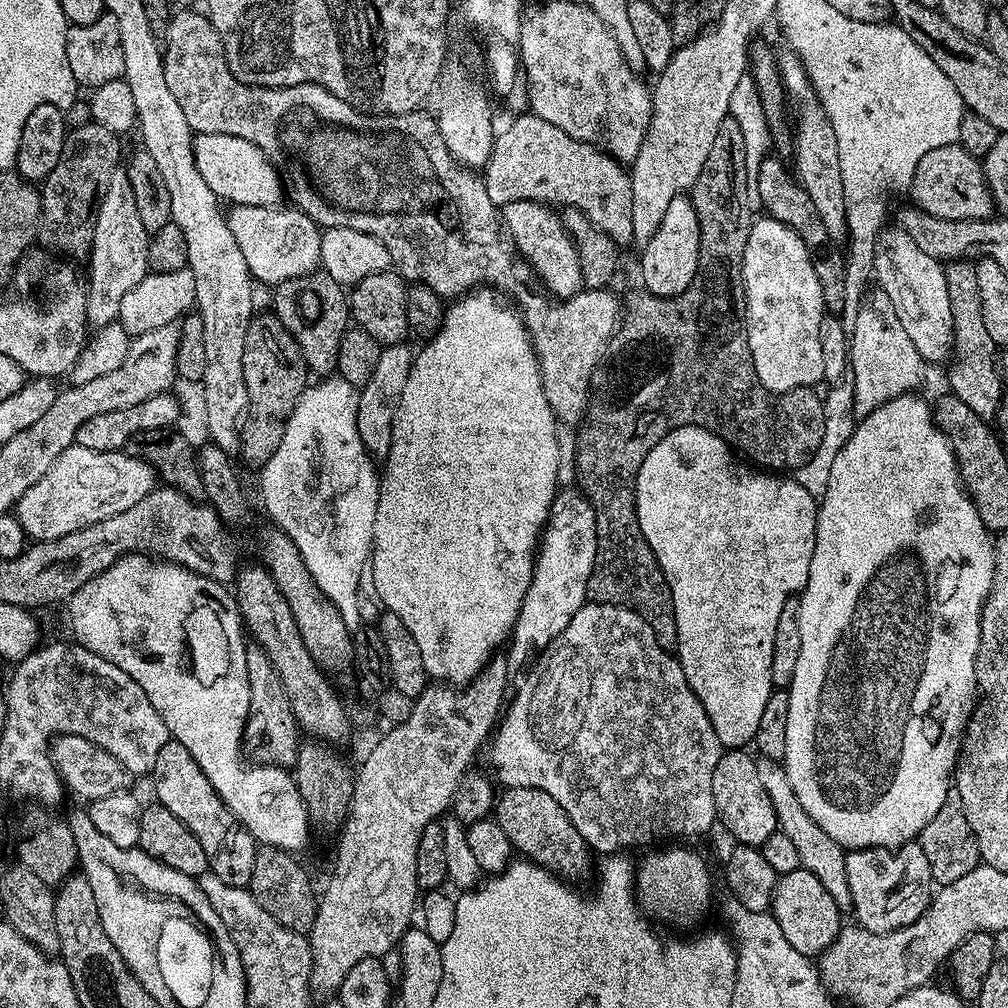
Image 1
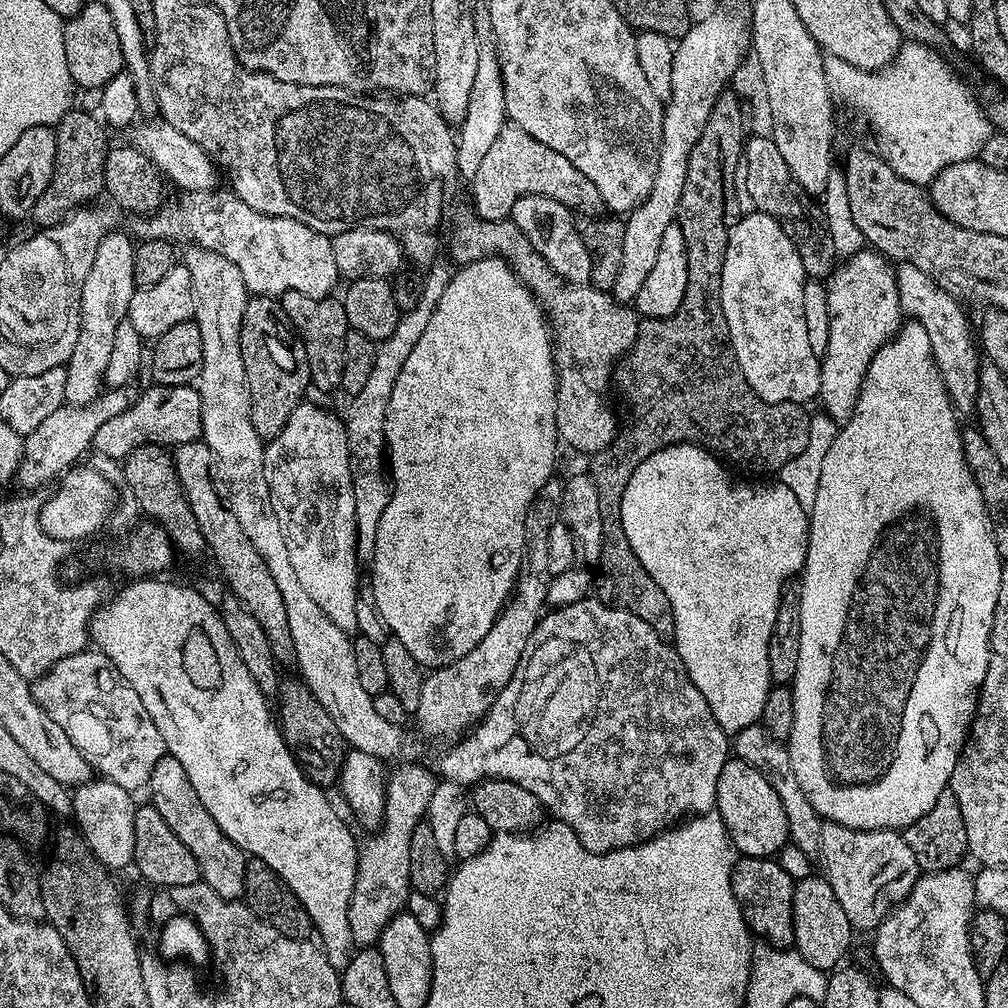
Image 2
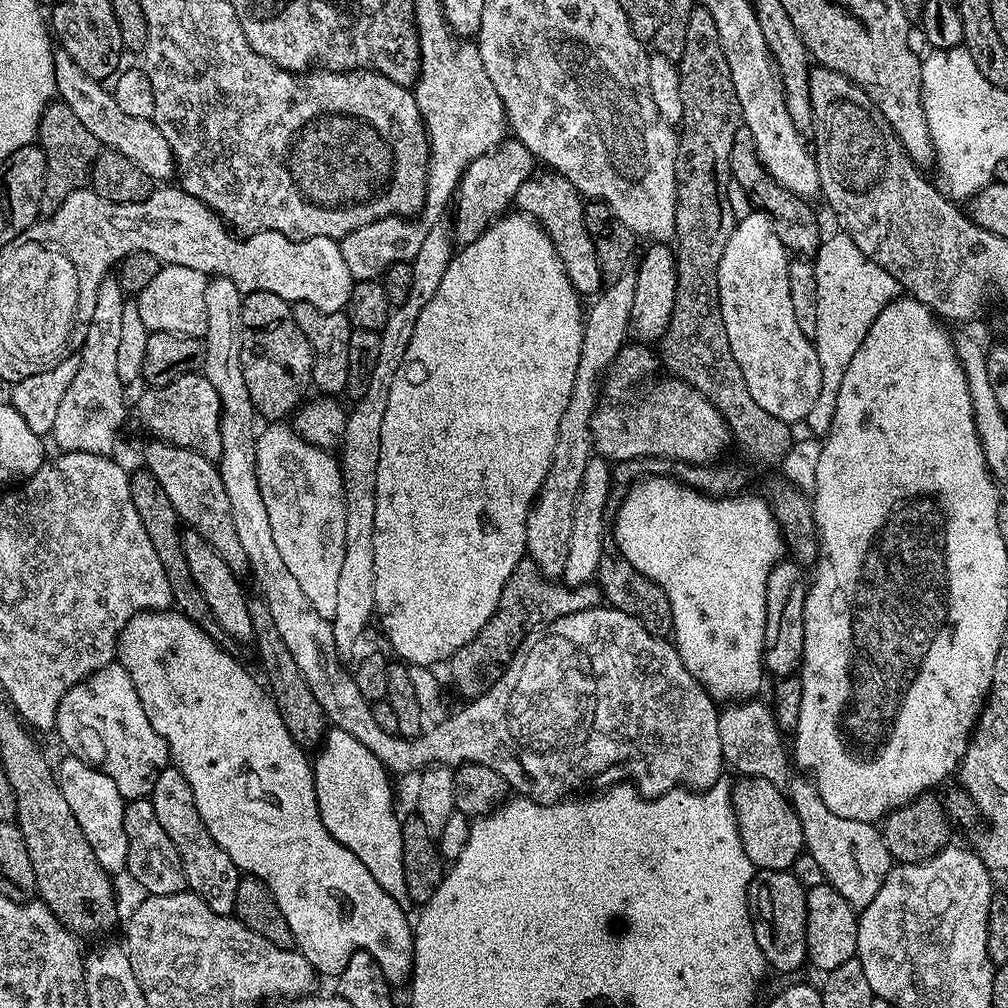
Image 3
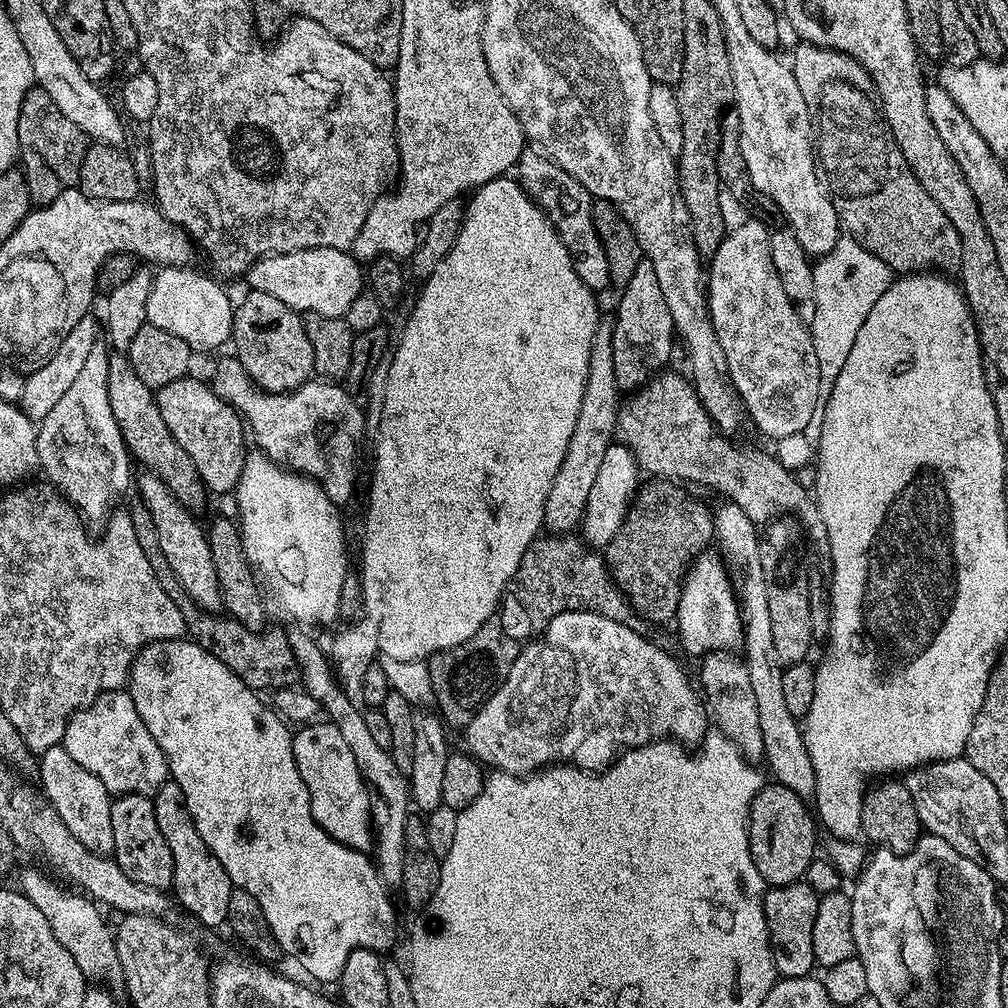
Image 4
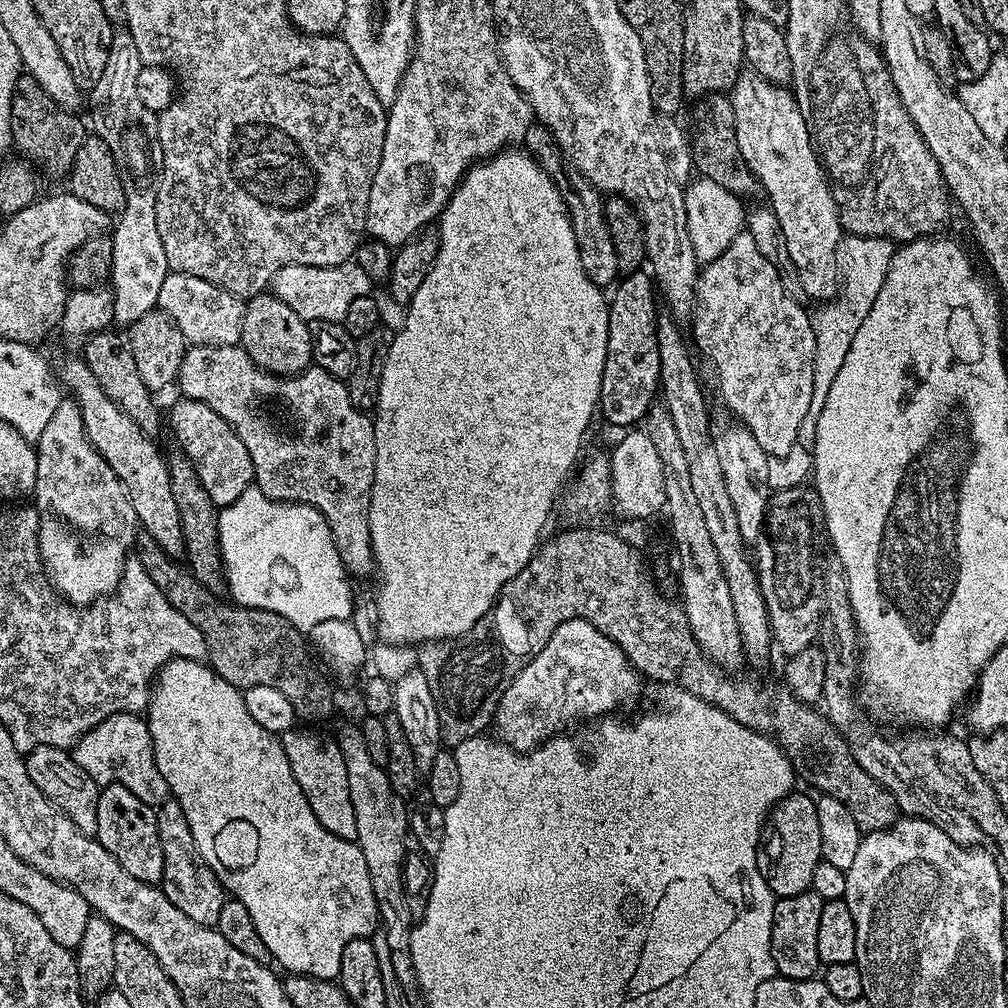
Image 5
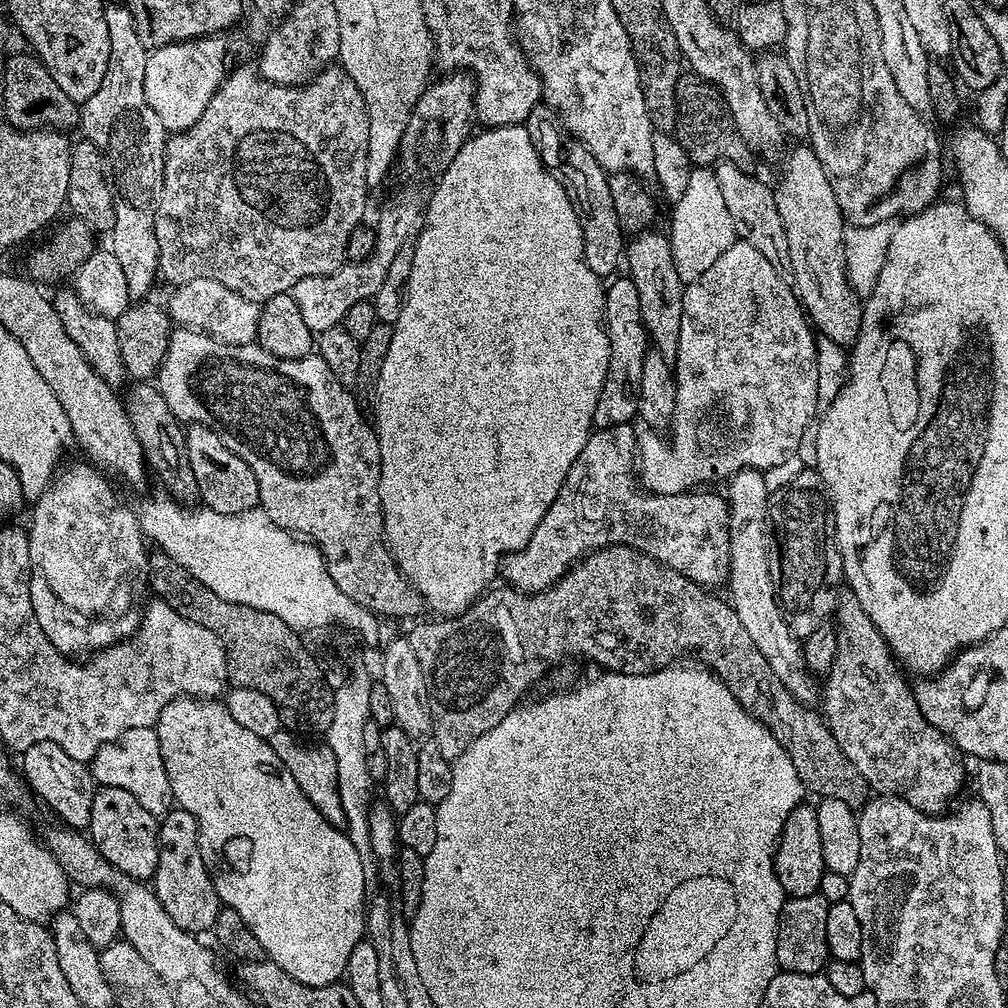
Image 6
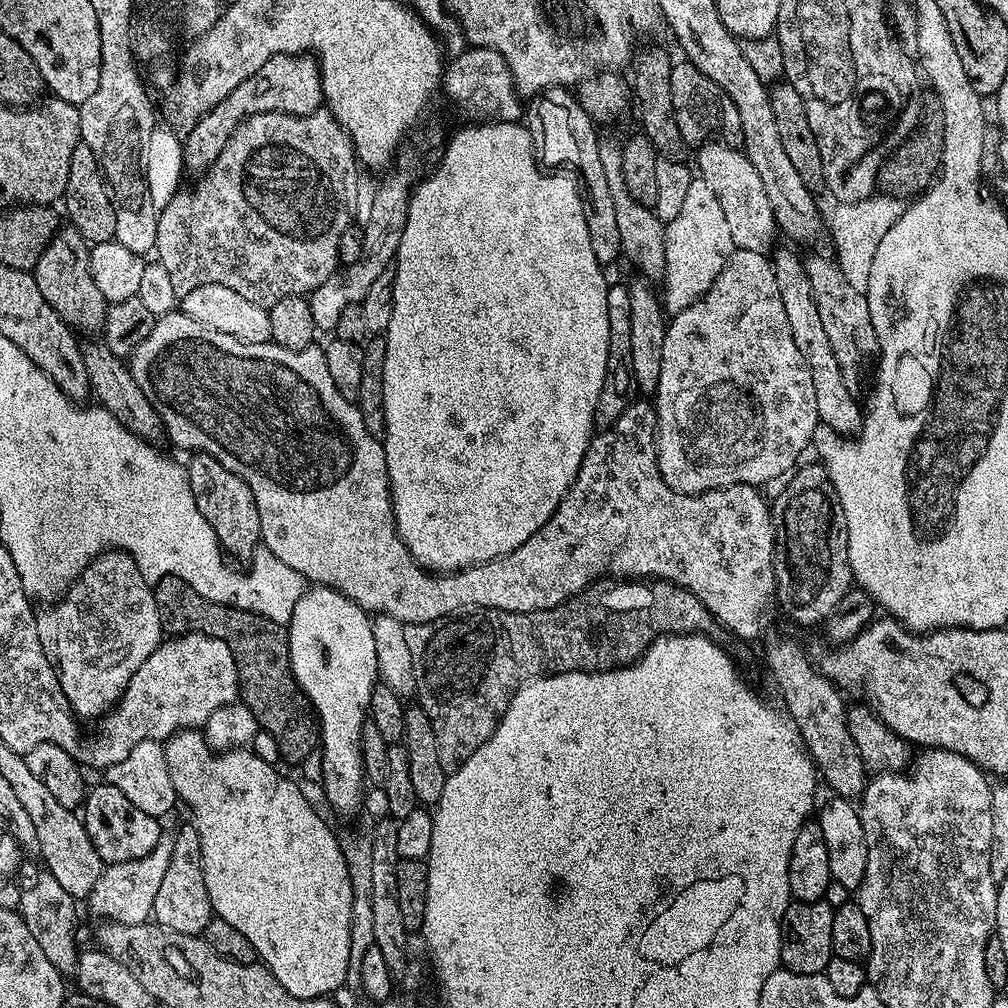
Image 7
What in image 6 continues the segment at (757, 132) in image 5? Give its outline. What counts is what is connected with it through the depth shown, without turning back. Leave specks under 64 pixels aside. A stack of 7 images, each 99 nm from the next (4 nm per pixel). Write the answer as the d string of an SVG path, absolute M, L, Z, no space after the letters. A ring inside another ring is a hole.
M811 146L790 152L783 157L784 169L780 172L780 181L774 184L778 214L782 214L782 226L786 230L786 246L790 246L790 283L813 329L848 350L860 333L864 306L860 293L850 286L846 274L846 221L816 152Z

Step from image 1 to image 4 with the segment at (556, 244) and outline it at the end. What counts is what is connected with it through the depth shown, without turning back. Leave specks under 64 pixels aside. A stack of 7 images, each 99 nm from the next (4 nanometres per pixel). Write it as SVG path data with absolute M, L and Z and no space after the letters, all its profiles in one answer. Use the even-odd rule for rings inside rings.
M532 146L525 147L524 153L518 158L514 176L521 190L547 214L548 221L554 226L558 238L562 238L562 246L566 246L572 259L574 274L582 278L582 282L590 291L603 293L603 288L607 289L610 285L610 266L606 263L606 250L602 250L602 242L594 230L592 217L594 197L588 193L586 186L582 186L578 178L566 174L562 166L558 166Z

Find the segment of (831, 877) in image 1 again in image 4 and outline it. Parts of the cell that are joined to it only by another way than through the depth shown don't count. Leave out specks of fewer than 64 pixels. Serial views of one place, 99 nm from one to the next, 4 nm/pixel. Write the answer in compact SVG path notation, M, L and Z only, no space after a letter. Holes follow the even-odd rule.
M715 650L707 653L700 663L699 687L717 731L730 742L734 742L736 749L747 760L759 761L764 754L762 726L759 725L758 706L755 705L754 690L743 661L729 651Z

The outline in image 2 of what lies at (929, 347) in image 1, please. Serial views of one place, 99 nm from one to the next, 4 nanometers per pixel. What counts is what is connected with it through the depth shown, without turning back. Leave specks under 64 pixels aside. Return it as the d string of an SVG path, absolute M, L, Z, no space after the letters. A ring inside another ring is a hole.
M904 262L894 273L898 282L901 313L909 321L920 324L922 330L926 330L936 369L952 399L952 407L960 414L971 413L978 398L982 356L974 339L973 325L972 328L968 325L968 316L960 309L963 308L961 303L937 286L925 272L918 270L918 266Z

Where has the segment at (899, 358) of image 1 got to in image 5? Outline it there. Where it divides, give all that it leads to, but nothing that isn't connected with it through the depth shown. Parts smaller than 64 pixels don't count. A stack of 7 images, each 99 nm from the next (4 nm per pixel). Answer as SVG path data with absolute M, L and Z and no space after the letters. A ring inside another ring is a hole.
M848 234L840 241L838 295L821 303L817 307L820 309L811 313L814 330L814 394L810 394L806 418L802 418L802 426L798 426L796 442L803 448L811 450L814 446L818 414L822 414L822 406L826 406L826 394L830 394L830 385L838 370L842 370L842 362L846 362L846 353L850 350L850 342L854 342L854 334L858 334L858 326L862 326L862 318L866 318L870 306L874 306L874 298L878 298L878 290L882 290L882 282L886 282L886 270L890 270L893 251L893 241L884 236Z

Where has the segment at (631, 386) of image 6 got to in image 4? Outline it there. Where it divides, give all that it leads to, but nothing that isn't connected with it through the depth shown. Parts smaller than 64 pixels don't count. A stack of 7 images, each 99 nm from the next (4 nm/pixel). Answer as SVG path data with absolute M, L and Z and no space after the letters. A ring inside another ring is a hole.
M640 259L634 270L634 278L626 282L619 296L620 305L616 308L612 325L614 378L621 393L632 394L643 388L667 365L664 363L672 356L672 344L674 348L674 329L666 298L654 275L654 266L650 266L648 260Z

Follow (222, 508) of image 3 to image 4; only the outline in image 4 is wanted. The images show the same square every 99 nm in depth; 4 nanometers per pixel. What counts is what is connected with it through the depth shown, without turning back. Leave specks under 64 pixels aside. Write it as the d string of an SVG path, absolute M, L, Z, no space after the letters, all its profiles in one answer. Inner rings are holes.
M109 355L110 378L106 386L106 394L110 398L110 410L114 410L114 418L120 427L120 433L124 444L128 448L133 461L141 460L147 471L157 476L174 494L178 503L183 504L189 510L197 510L204 504L206 489L194 462L190 462L190 454L174 442L174 434L170 434L170 426L162 418L162 410L156 401L156 393L134 370L127 355Z

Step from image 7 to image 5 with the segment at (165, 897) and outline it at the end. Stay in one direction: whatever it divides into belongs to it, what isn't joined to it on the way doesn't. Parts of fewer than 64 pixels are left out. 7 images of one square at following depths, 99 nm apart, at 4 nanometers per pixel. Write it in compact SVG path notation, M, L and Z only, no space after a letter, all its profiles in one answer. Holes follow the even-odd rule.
M169 798L156 808L156 821L158 822L158 842L162 842L162 858L164 869L160 884L166 898L199 924L215 926L218 922L218 914L222 914L222 906L226 899L224 887L220 880L206 866L206 858L198 854L198 846L194 842L194 834L190 834L190 822L186 822L186 814L182 814L182 806L175 798Z

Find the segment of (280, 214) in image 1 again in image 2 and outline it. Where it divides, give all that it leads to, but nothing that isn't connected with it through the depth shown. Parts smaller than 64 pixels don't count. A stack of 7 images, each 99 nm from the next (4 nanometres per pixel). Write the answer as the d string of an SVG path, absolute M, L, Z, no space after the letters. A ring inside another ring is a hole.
M209 190L206 192L190 192L183 195L183 200L177 204L165 203L156 209L143 221L143 235L150 240L192 240L193 245L207 248L210 252L217 252L225 256L230 262L238 266L242 274L242 282L246 282L249 293L257 296L275 296L279 298L283 292L301 292L310 294L310 298L323 300L333 295L332 287L338 281L334 250L329 237L318 230L298 222L294 218L281 216L267 216L242 202L231 190Z

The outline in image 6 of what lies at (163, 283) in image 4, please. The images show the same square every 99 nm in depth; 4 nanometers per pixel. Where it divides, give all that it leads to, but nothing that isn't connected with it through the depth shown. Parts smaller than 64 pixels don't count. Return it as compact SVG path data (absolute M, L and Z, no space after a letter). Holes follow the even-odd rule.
M194 278L194 282L177 284L171 291L172 297L166 303L166 311L173 325L204 332L223 344L250 344L256 340L260 317L260 304L257 301L242 298L242 294L210 278Z

